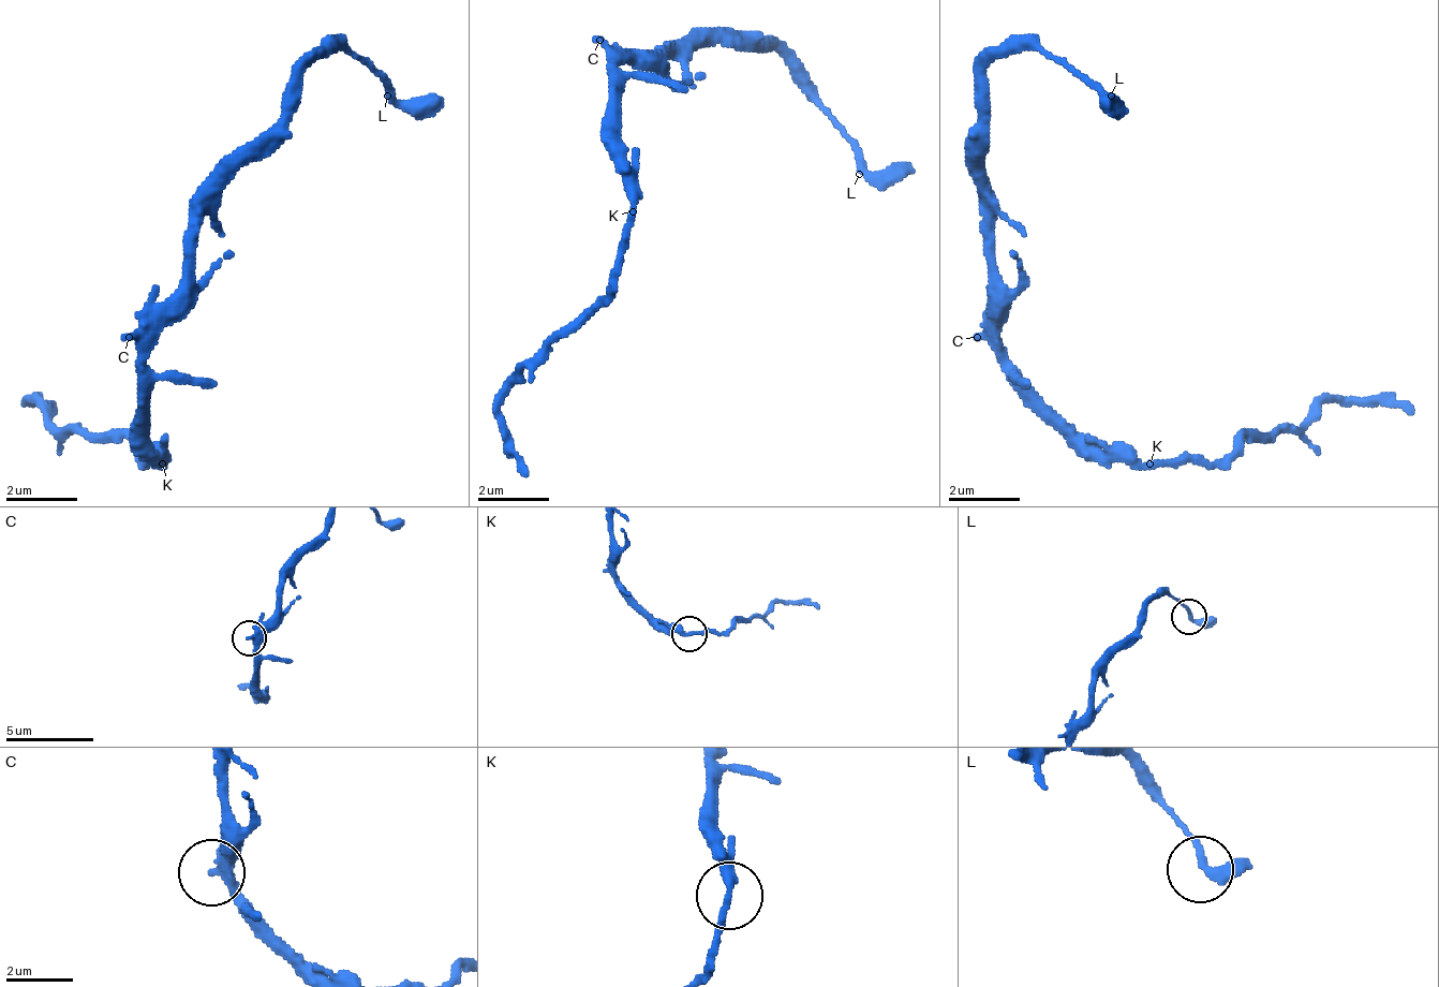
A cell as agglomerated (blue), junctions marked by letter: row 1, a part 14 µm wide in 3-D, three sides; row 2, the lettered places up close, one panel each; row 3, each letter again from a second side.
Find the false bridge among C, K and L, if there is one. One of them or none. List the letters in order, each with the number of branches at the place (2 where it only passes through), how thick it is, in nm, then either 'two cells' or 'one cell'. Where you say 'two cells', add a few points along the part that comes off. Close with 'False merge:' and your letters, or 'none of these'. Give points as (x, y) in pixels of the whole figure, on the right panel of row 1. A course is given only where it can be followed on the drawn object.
C: 2 branches meet; 320 nm thick; one cell
K: 2 branches meet; 280 nm thick; two cells; foreign part runs (1146, 461), (1218, 461), (1290, 435), (1325, 399), (1388, 399), (1414, 417)
L: 2 branches meet; 280 nm thick; one cell
False merge: K

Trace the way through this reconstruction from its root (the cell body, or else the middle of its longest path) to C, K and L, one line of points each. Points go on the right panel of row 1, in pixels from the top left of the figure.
C: (995, 345), (985, 345), (977, 337)
K: (995, 345), (1004, 354), (1004, 364), (1057, 417), (1066, 417), (1111, 453), (1138, 453), (1146, 461)
L: (995, 345), (995, 193), (985, 185), (985, 69), (1004, 50), (1049, 50), (1111, 96)

